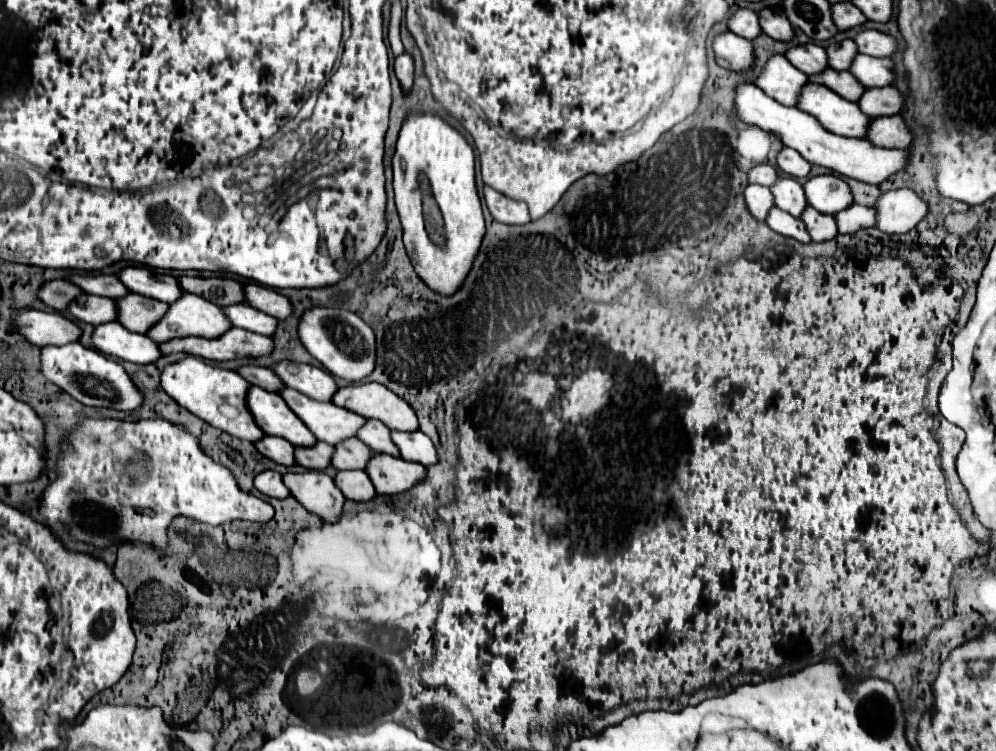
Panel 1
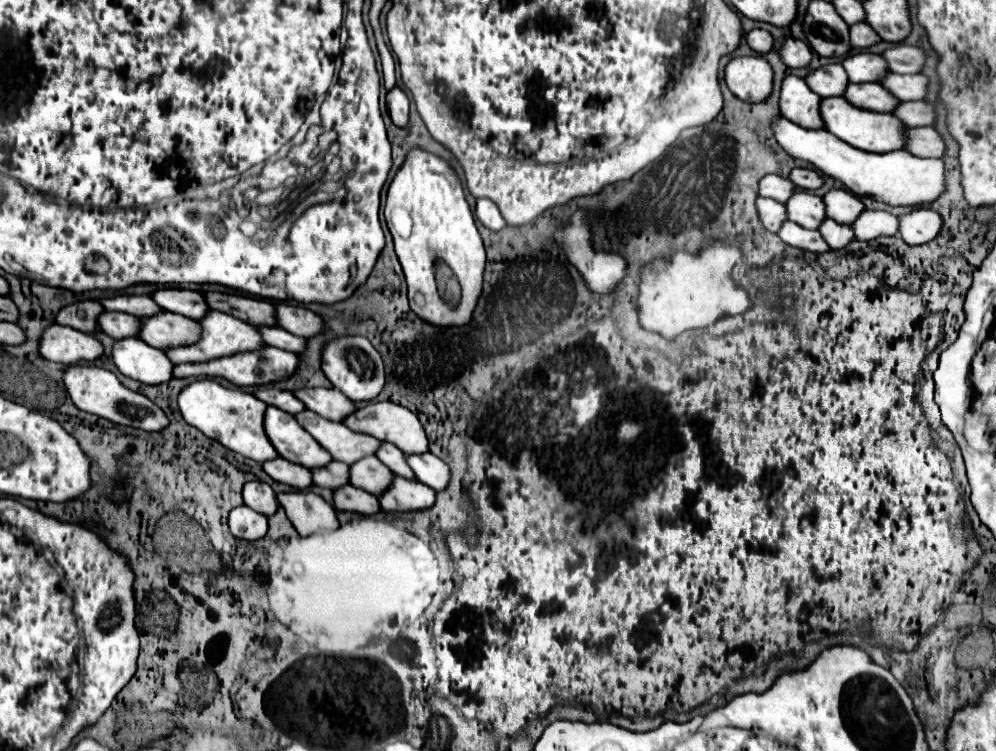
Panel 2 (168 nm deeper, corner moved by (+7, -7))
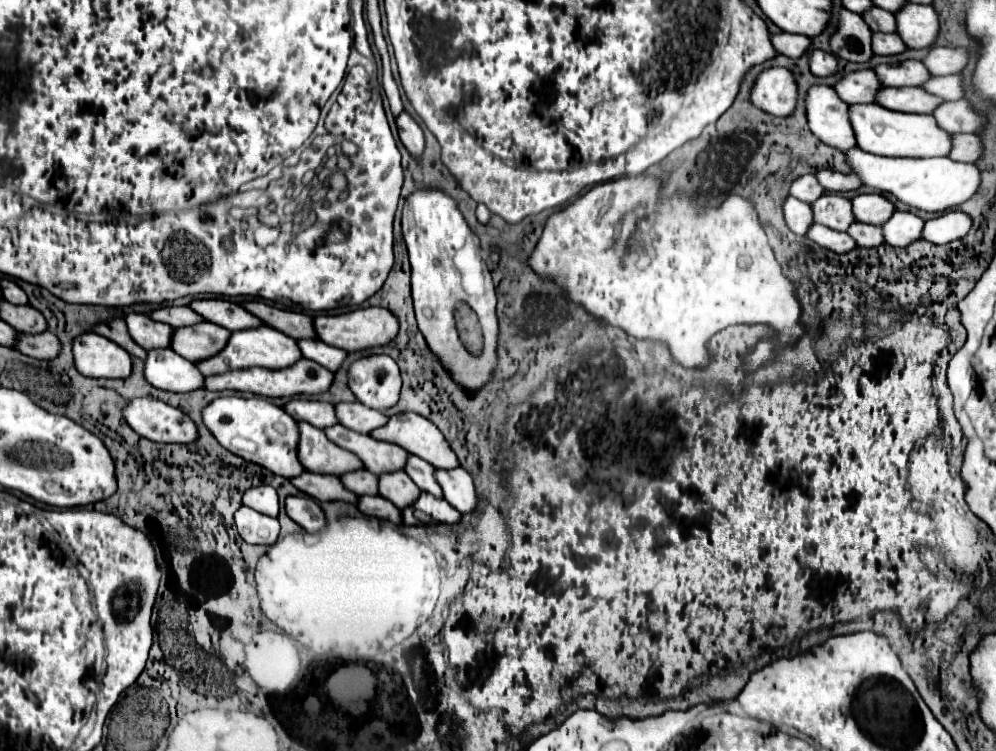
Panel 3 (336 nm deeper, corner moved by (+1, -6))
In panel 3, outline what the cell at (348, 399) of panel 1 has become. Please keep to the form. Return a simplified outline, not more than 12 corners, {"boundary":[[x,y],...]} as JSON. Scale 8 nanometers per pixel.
{"boundary":[[392,416],[372,438],[398,444],[440,470],[460,466],[430,420]]}

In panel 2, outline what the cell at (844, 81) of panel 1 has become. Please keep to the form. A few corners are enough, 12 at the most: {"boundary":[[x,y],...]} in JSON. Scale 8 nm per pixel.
{"boundary":[[848,83],[844,99],[854,107],[890,113],[896,97],[878,83]]}

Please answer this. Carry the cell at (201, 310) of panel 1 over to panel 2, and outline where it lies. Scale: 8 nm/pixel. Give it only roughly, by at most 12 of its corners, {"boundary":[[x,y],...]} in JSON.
{"boundary":[[208,311],[198,343],[162,349],[172,363],[250,351],[264,341],[228,313]]}

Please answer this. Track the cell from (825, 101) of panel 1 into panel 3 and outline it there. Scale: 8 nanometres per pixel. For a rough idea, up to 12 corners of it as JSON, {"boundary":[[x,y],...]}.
{"boundary":[[850,106],[858,148],[888,158],[948,156],[934,116]]}

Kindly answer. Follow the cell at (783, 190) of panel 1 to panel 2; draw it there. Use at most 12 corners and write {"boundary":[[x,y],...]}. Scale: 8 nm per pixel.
{"boundary":[[798,189],[786,217],[804,229],[824,219],[824,203],[812,191]]}

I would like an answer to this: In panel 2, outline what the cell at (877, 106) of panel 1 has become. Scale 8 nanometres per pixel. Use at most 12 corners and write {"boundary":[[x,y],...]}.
{"boundary":[[900,101],[892,111],[906,127],[934,123],[934,107]]}

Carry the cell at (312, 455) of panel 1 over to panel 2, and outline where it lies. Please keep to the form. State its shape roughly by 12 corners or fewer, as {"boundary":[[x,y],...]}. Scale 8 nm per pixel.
{"boundary":[[340,461],[314,467],[314,485],[336,489],[348,483],[348,465]]}

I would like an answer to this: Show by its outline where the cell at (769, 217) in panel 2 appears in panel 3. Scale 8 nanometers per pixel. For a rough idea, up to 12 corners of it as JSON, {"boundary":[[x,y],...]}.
{"boundary":[[788,196],[784,220],[806,236],[814,224],[812,206]]}

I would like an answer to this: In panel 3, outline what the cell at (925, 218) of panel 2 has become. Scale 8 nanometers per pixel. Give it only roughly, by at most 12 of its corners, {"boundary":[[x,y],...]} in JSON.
{"boundary":[[950,210],[928,220],[922,238],[948,244],[972,228],[966,212]]}

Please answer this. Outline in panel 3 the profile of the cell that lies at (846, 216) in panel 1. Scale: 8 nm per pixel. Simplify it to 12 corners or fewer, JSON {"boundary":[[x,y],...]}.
{"boundary":[[894,212],[882,230],[888,244],[904,248],[922,238],[924,220]]}

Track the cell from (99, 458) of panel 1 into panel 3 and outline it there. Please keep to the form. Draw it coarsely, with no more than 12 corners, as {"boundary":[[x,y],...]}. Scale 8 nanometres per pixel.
{"boundary":[[245,505],[236,526],[248,544],[270,546],[280,524]]}

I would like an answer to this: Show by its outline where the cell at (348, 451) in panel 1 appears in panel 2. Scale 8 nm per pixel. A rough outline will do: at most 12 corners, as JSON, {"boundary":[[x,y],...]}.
{"boundary":[[376,455],[350,465],[350,483],[380,495],[392,471]]}

